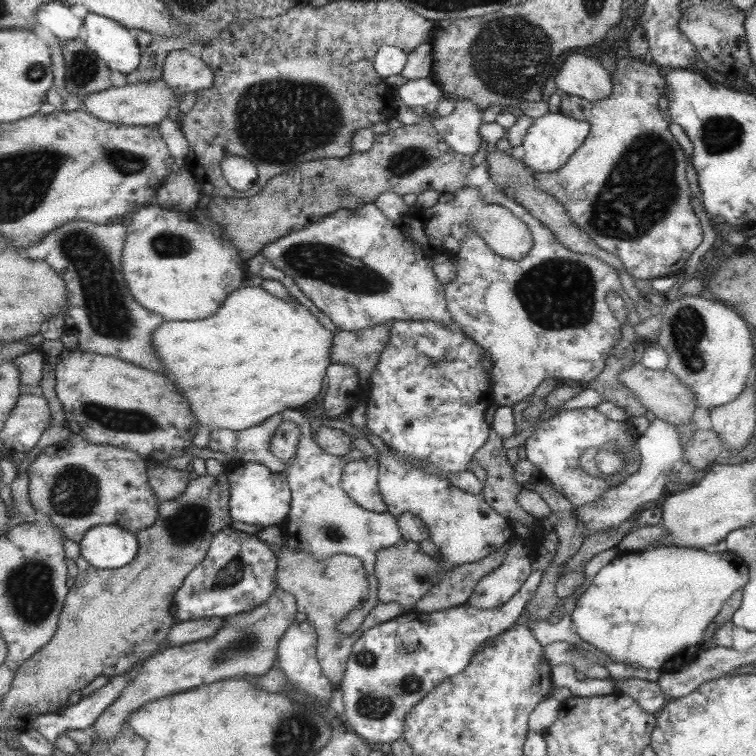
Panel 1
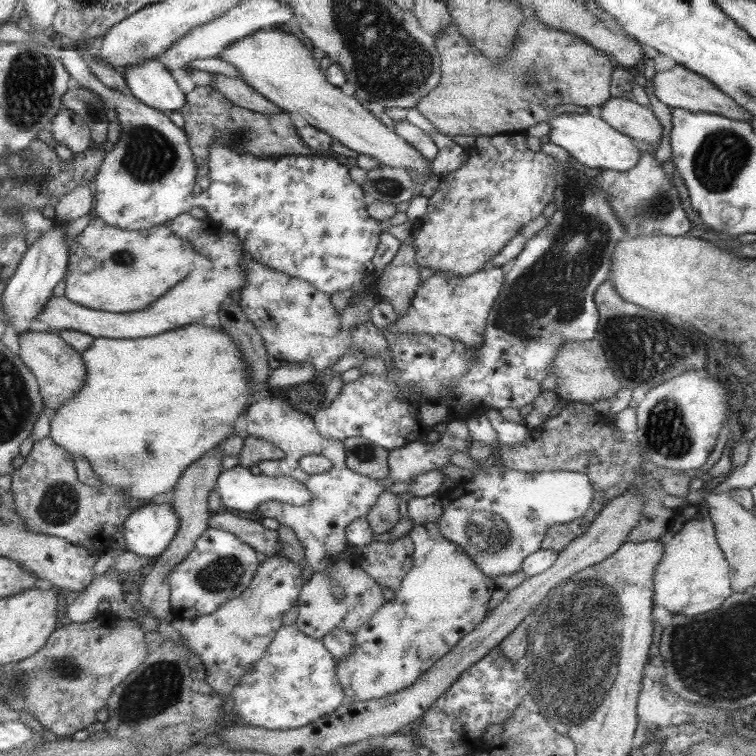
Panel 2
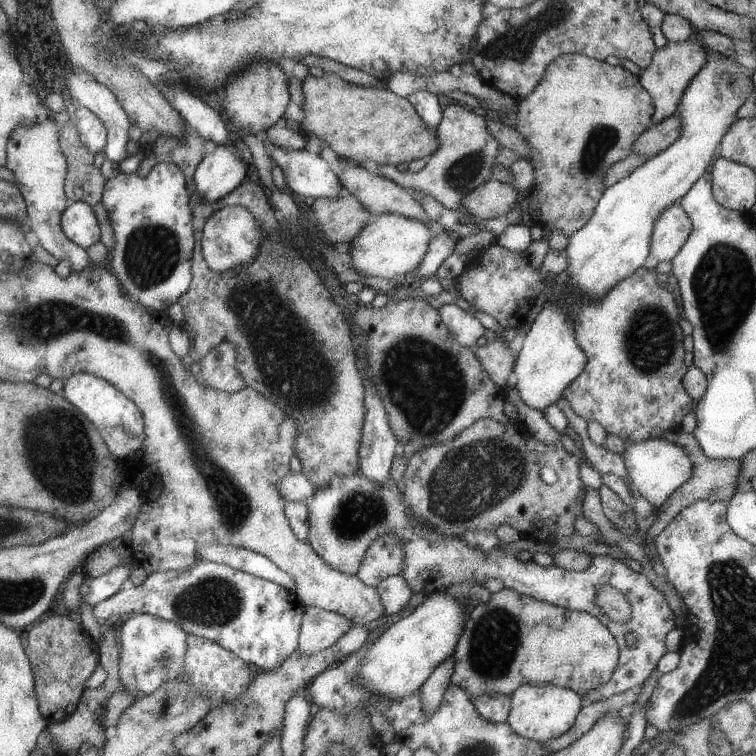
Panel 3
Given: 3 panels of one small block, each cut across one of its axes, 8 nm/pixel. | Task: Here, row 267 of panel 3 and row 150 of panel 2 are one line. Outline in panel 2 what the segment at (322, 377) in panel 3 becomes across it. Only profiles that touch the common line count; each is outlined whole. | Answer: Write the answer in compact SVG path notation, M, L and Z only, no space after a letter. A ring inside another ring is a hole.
M203 84L186 94L186 104L179 110L183 117L183 132L186 133L191 152L194 153L198 174L195 176L195 194L199 194L210 186L209 169L207 166L208 152L213 144L221 144L239 154L252 154L256 158L269 159L277 156L307 156L311 150L297 136L287 113L279 115L263 115L240 108L227 100L222 94Z

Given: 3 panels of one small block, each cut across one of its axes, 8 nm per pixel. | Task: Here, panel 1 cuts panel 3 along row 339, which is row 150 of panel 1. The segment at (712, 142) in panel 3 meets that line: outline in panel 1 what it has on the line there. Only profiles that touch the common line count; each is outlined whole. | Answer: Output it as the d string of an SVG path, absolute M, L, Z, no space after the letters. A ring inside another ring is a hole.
M546 113L533 119L533 123L525 133L522 144L523 160L531 172L545 173L553 172L563 167L566 161L582 147L583 139L589 134L590 125L587 122L573 120L571 117L562 116L562 114Z

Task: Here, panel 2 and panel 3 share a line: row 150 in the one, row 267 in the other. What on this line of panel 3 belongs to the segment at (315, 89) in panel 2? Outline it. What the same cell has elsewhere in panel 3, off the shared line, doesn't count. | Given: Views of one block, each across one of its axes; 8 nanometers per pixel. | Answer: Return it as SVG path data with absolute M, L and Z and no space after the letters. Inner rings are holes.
M381 213L367 222L362 231L349 242L349 263L362 280L367 277L385 280L398 278L408 272L413 273L419 267L432 239L431 229L423 222L413 218L409 220L399 214Z

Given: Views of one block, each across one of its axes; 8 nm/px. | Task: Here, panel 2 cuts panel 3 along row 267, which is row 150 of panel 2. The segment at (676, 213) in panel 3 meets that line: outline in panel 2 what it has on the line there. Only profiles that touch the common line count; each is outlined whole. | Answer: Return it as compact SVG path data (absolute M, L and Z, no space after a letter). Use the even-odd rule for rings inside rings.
M610 98L607 103L599 106L599 117L610 126L611 129L617 130L623 135L630 137L634 143L642 145L645 152L653 154L656 147L659 145L661 140L662 127L658 120L653 116L652 111L649 107L644 107L635 102L630 102L626 99L621 98Z

